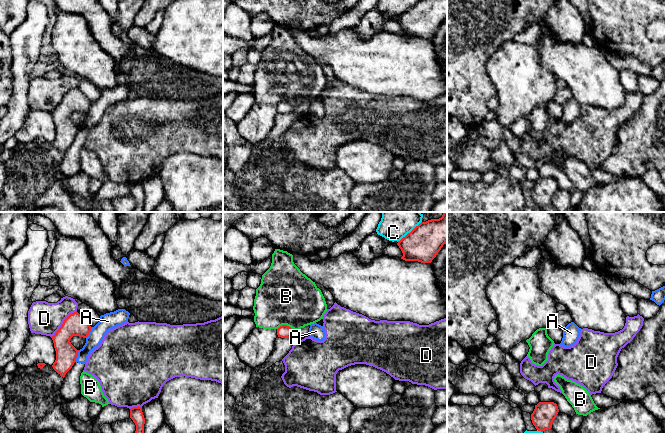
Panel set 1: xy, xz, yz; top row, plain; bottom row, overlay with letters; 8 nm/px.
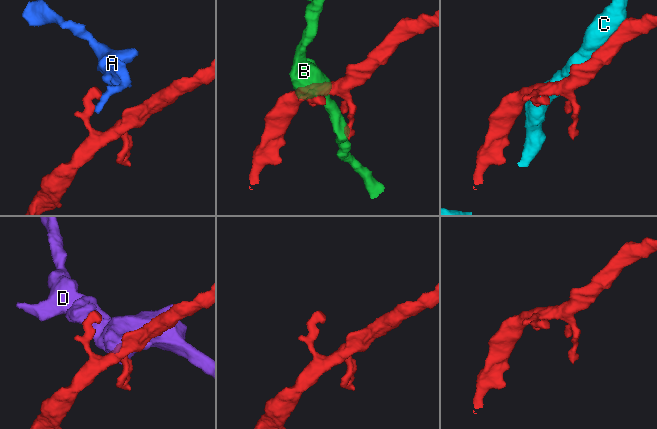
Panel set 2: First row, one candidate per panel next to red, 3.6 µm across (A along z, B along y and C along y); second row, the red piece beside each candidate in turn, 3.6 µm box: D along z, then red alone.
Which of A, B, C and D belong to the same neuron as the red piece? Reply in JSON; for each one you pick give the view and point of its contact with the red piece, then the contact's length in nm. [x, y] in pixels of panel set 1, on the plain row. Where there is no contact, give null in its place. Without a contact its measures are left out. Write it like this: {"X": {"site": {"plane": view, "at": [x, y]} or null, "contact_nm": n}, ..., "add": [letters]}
{"add": []}

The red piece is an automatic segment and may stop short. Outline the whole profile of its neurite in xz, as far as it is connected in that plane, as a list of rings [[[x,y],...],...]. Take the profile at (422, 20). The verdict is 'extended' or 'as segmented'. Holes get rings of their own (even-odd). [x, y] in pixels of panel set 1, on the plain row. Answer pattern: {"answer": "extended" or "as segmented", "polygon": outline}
{"answer": "as segmented", "polygon": [[[419,0],[398,17],[405,37],[431,39],[447,19],[447,0]]]}

